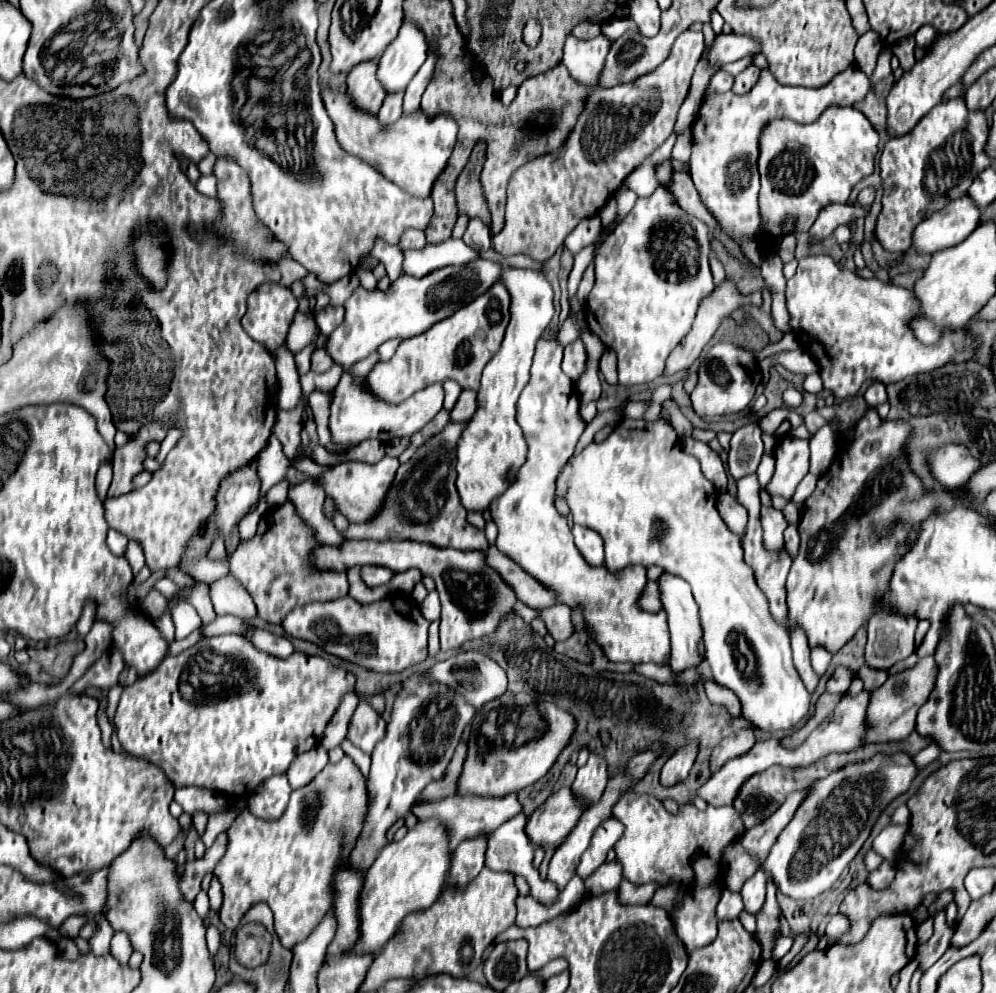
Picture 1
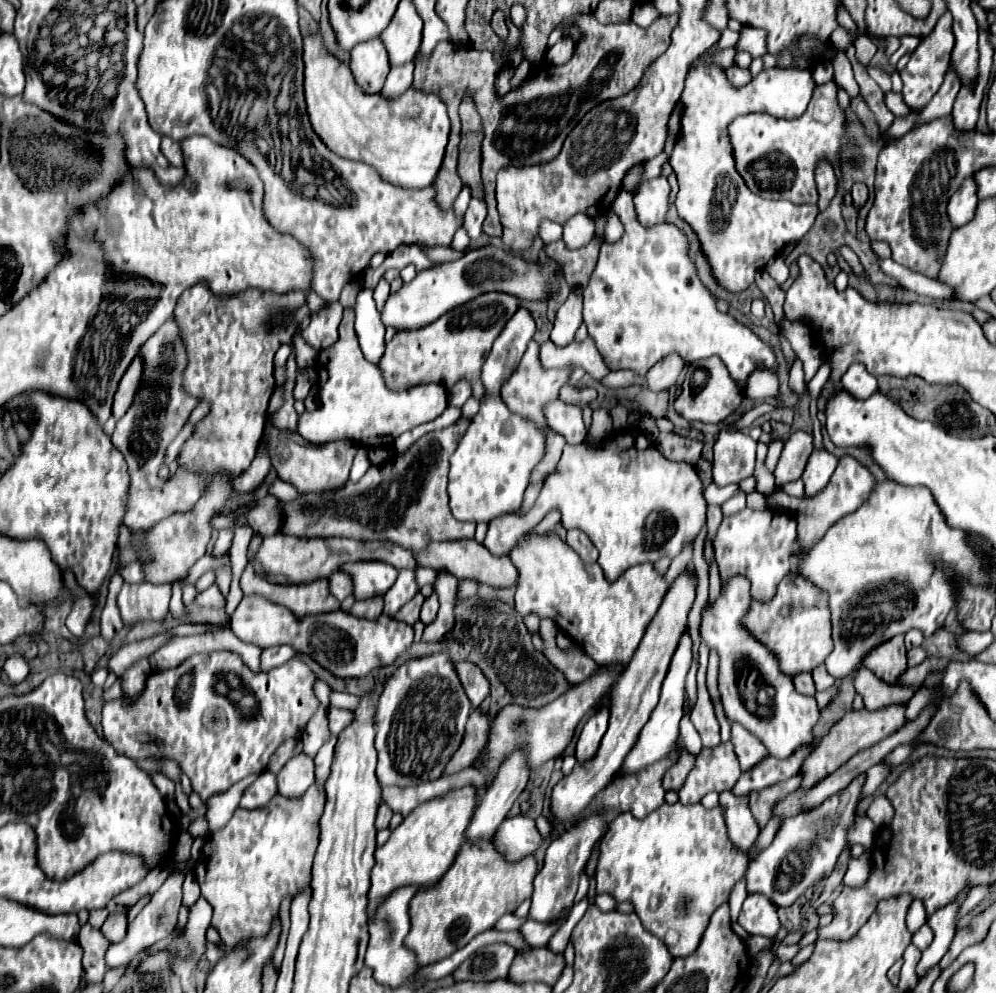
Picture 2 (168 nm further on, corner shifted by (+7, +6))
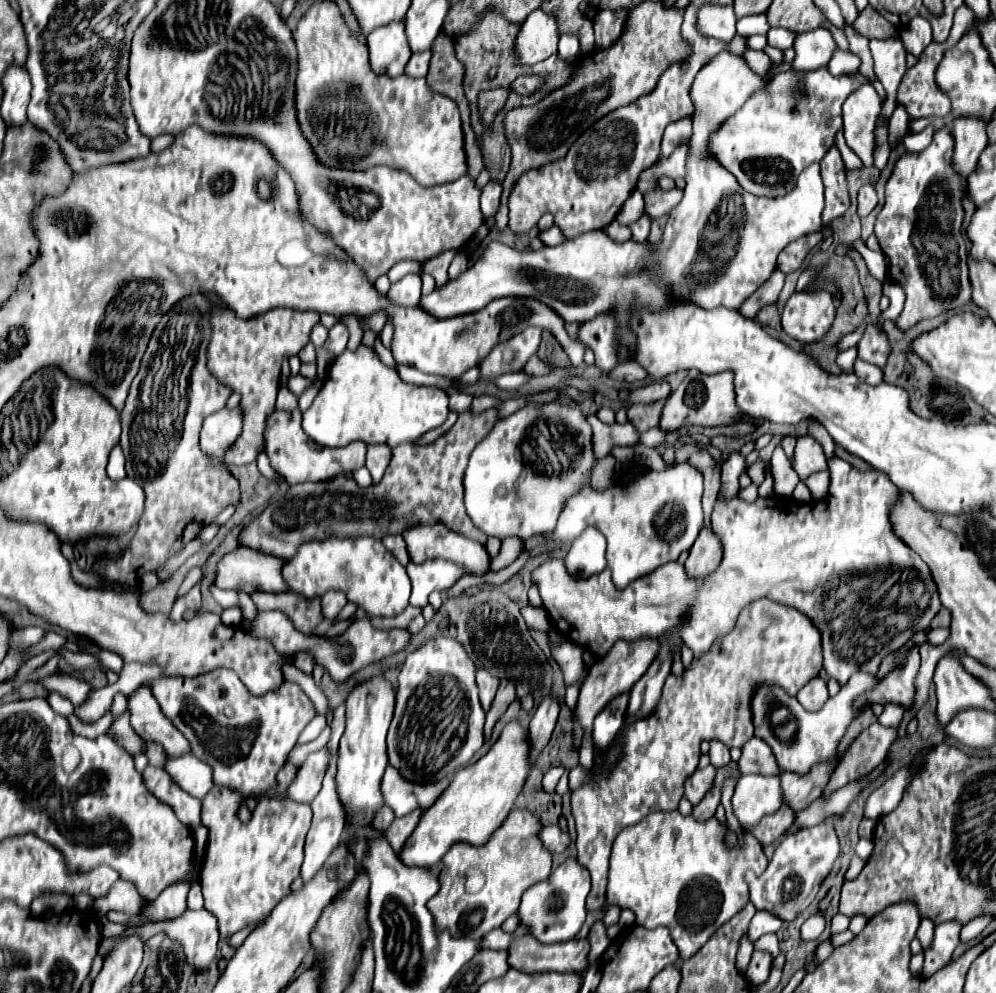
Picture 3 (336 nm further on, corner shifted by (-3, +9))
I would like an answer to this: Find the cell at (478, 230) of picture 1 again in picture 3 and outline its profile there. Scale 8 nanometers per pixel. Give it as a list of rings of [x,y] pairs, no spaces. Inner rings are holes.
[[[491,180],[491,182],[483,188],[483,194],[481,194],[481,210],[483,210],[485,218],[497,214],[501,192],[503,192],[503,186],[501,186],[499,180]]]

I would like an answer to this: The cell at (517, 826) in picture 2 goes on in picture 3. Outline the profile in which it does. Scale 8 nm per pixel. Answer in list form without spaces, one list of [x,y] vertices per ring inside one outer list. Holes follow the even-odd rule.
[[[543,826],[543,830],[541,830],[541,842],[543,842],[543,846],[547,850],[551,850],[555,854],[561,854],[561,852],[567,850],[571,838],[559,826]]]

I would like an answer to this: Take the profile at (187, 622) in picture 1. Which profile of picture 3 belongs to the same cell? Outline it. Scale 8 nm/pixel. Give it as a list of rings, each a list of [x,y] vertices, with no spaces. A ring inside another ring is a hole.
[[[299,652],[295,654],[297,656],[297,668],[303,670],[305,674],[311,674],[313,672],[313,666],[315,666],[315,656],[311,652]]]

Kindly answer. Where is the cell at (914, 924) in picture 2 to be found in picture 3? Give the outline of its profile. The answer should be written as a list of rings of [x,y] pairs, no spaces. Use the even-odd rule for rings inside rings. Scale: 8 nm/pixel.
[[[921,920],[921,926],[919,926],[919,930],[917,930],[917,940],[921,942],[923,950],[929,950],[929,948],[931,948],[933,928],[935,928],[935,924],[933,924],[931,920]]]

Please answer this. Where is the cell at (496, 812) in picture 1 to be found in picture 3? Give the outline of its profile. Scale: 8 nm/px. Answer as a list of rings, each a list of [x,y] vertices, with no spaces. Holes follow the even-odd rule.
[[[387,766],[385,776],[381,780],[381,794],[385,806],[389,806],[395,812],[395,818],[401,818],[417,808],[427,810],[439,798],[445,786],[447,782],[433,784],[409,782],[393,766]]]

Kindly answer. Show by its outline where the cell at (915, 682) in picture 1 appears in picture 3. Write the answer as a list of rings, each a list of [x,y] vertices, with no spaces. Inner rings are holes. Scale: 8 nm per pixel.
[[[819,764],[809,772],[809,776],[793,776],[791,772],[781,774],[781,794],[783,794],[783,804],[791,808],[793,812],[799,812],[807,808],[813,800],[817,800],[823,794],[823,788],[829,782],[829,768],[825,764]]]

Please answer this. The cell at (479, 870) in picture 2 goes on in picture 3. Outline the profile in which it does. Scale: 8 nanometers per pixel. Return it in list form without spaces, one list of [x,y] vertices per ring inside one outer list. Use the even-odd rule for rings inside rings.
[[[513,808],[511,816],[505,820],[497,832],[481,848],[473,848],[465,842],[453,844],[453,848],[443,858],[443,872],[439,874],[439,892],[429,900],[429,912],[437,920],[437,928],[445,928],[453,938],[479,940],[487,932],[499,928],[511,914],[517,912],[517,904],[523,892],[549,878],[551,874],[551,852],[543,848],[539,840],[541,822],[529,810]],[[471,866],[479,866],[485,872],[485,888],[479,894],[465,892],[465,872]]]

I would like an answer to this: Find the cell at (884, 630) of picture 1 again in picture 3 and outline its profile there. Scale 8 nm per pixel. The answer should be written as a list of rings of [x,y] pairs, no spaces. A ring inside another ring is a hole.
[[[913,648],[913,652],[909,652],[909,656],[905,656],[905,660],[901,660],[901,664],[873,690],[862,693],[853,702],[853,711],[857,714],[860,709],[868,704],[899,704],[903,708],[911,708],[913,700],[915,700],[915,678],[919,672],[919,652],[917,648]]]

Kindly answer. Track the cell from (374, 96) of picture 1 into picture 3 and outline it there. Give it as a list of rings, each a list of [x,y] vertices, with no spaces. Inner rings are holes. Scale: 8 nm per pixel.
[[[405,20],[391,22],[373,30],[367,36],[367,44],[371,68],[375,72],[387,74],[391,78],[403,74],[411,56],[411,48],[405,40]]]

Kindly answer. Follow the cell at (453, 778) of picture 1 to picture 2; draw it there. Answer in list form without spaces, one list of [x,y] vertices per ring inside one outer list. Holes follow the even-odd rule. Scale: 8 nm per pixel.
[[[473,711],[469,715],[469,721],[465,725],[463,741],[461,741],[459,749],[455,751],[455,755],[451,757],[451,761],[447,763],[443,775],[449,775],[449,773],[455,773],[455,771],[461,771],[463,767],[473,765],[473,761],[477,759],[481,747],[487,741],[487,727],[489,727],[487,715],[483,715],[479,711]]]

